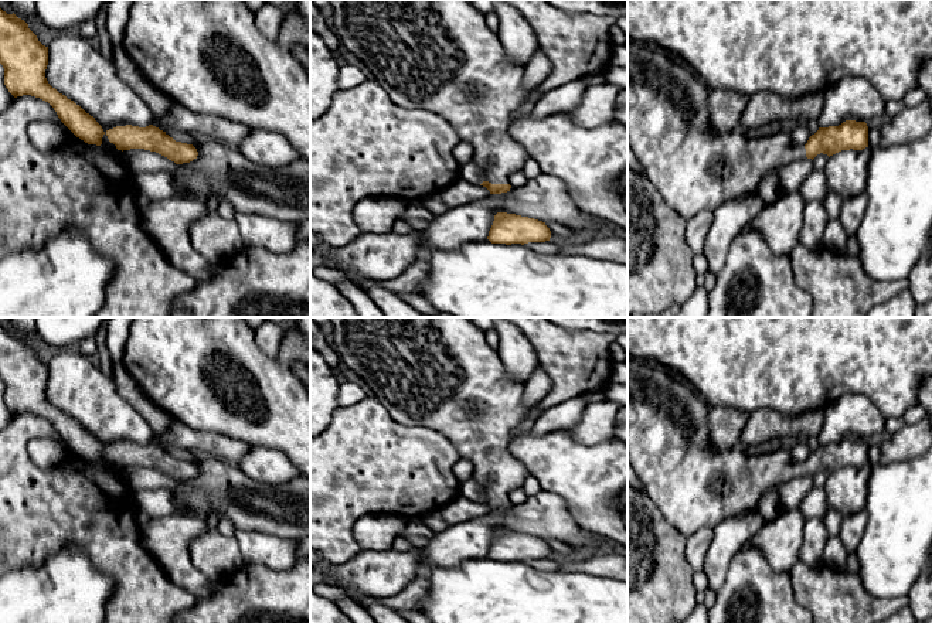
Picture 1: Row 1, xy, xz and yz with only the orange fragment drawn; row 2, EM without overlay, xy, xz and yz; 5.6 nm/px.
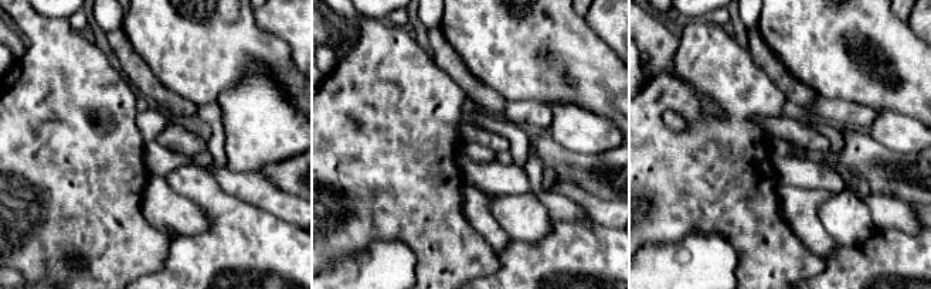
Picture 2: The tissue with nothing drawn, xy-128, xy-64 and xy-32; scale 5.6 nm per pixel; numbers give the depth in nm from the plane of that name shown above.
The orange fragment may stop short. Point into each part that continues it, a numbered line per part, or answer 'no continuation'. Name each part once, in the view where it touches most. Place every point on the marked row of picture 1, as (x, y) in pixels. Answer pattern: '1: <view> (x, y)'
1: xz (439, 55)

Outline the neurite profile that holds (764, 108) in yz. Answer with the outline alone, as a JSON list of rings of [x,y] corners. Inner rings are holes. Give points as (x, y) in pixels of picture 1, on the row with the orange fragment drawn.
[[[717,89],[710,93],[710,122],[717,135],[725,135],[735,127],[755,132],[759,127],[792,120],[806,125],[817,119],[823,106],[823,92],[813,92],[797,98],[785,98],[775,92],[758,92],[746,96],[729,89]]]

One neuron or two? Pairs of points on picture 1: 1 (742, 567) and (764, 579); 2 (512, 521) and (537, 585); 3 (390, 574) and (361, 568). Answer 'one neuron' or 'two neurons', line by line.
1: one neuron
2: two neurons
3: one neuron

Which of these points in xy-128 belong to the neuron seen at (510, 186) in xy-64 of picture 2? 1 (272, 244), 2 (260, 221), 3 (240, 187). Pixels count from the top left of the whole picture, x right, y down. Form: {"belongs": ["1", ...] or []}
{"belongs": ["1", "2"]}

